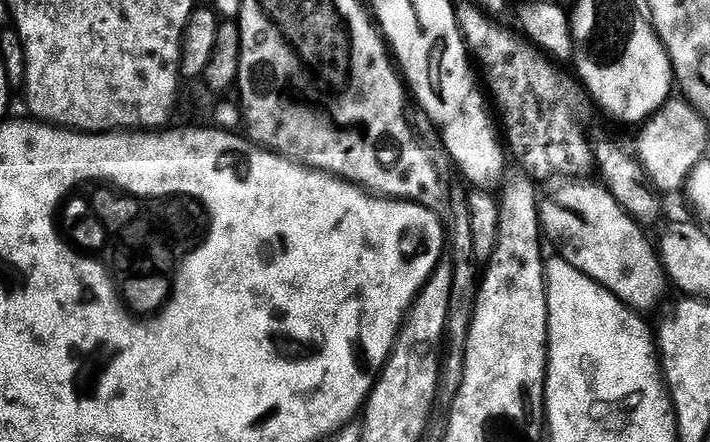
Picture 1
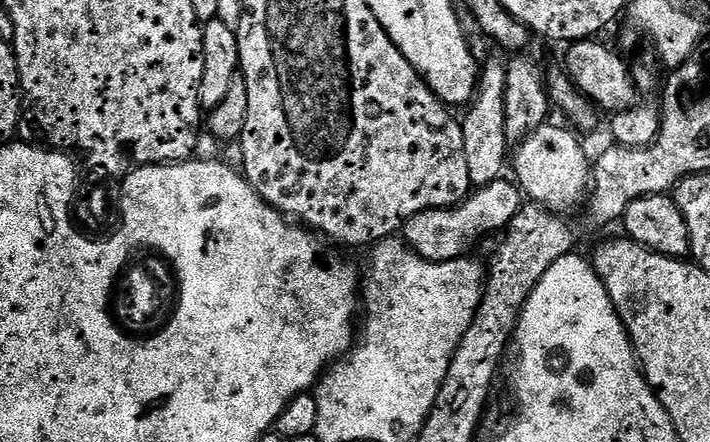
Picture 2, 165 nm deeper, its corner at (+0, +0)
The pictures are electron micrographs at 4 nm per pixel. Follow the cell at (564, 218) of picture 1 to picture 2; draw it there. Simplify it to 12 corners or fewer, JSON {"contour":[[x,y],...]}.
{"contour":[[548,122],[514,152],[533,205],[572,214],[590,188],[577,133]]}

